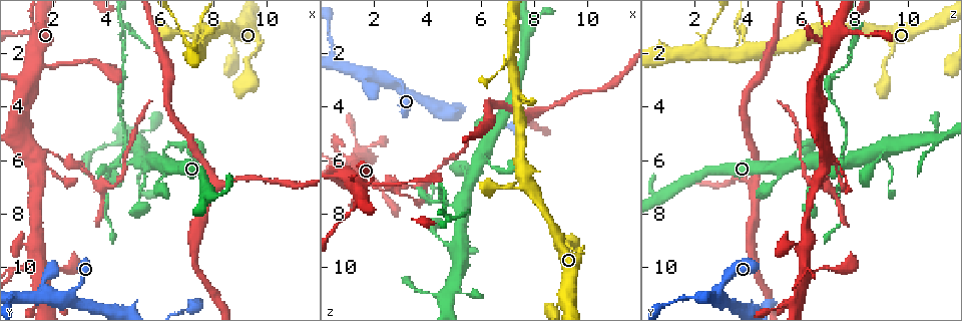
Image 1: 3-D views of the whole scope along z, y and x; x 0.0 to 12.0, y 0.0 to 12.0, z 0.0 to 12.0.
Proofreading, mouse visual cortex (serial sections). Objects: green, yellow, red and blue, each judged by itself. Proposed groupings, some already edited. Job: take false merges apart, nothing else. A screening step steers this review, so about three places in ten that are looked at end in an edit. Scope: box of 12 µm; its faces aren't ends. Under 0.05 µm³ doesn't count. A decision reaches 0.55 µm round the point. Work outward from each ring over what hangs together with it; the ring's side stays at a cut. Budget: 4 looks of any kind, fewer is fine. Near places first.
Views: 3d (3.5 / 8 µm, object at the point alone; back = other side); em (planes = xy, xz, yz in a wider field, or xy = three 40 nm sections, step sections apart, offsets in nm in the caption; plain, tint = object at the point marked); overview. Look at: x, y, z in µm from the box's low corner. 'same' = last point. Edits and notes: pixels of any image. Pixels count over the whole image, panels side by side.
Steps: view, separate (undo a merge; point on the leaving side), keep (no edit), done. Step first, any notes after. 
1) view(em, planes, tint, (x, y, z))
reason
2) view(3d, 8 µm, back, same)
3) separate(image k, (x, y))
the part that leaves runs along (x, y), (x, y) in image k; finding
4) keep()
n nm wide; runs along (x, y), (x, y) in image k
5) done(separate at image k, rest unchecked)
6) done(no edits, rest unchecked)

view(3d, 3.5 µm, (2.4, 6.1, 7.0))
sudden change in width

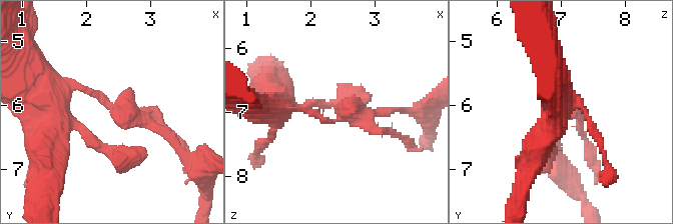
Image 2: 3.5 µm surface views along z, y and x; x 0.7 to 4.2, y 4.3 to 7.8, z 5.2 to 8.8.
view(em, planes, tint, (2.45, 6.05, 7.10))

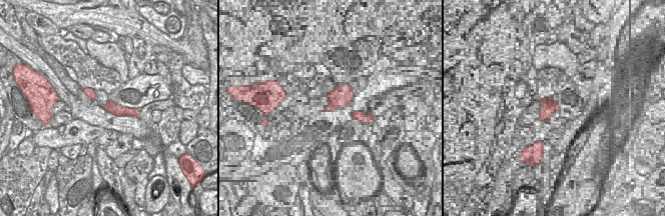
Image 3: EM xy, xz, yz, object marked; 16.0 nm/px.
separate(image 2, (125, 124))
the part that leaves runs along (110, 107), (147, 119), (190, 159) in image 2; a second cell is stuck on

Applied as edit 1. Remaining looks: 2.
view(3d, 3.5 µm, (5.2, 6.1, 7.7))

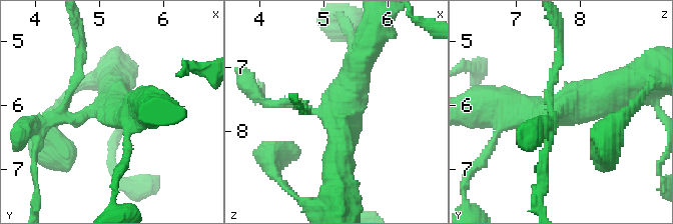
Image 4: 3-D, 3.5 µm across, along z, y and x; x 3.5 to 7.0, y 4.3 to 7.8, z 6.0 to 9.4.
view(em, xy, step 3, tint, (5.15, 6.05, 7.70))
3 arms; arms of 150, 450, 450 nm; need the tissue

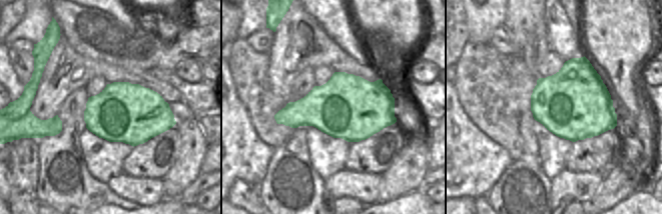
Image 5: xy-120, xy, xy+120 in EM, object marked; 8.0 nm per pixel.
separate(image 4, (554, 74))
border along (285, 106), (291, 122), (296, 127) in image 5; a second cell is stuck on

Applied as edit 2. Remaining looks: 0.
done(separate at image 2, separate at image 4, rest unchecked)

